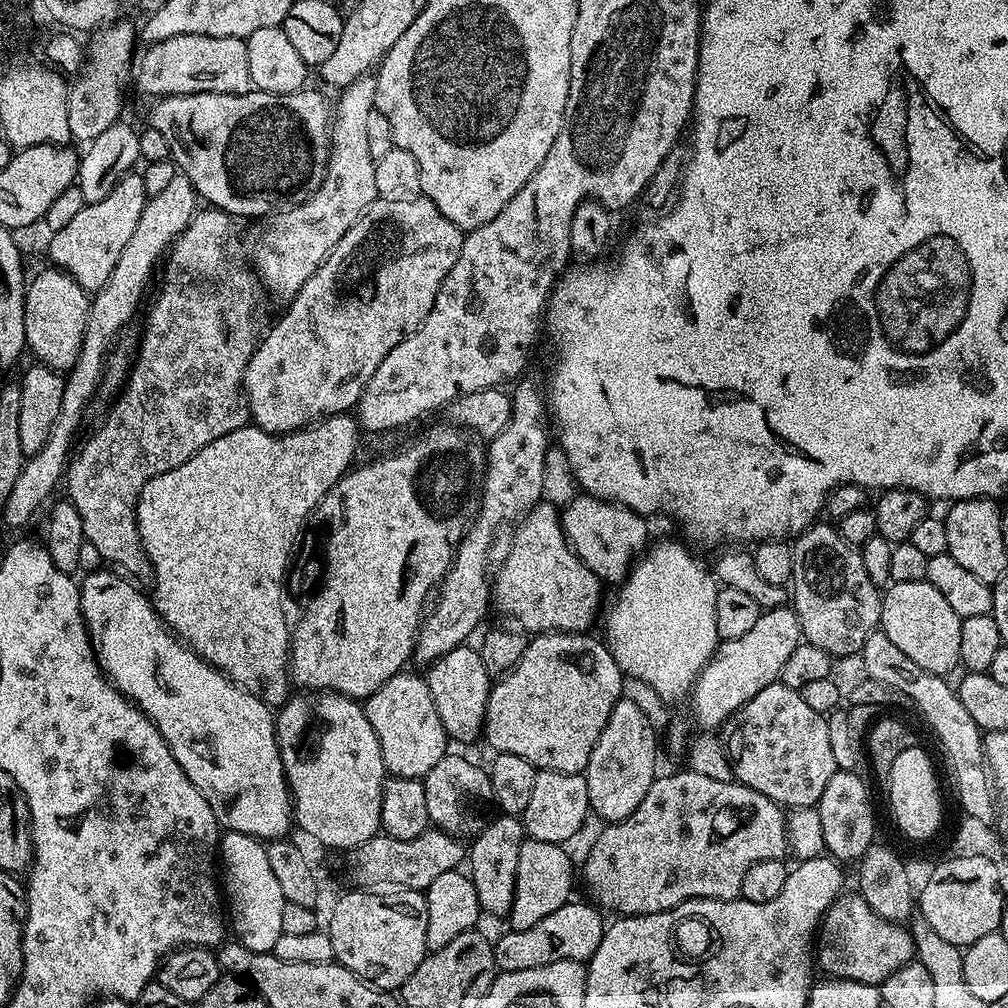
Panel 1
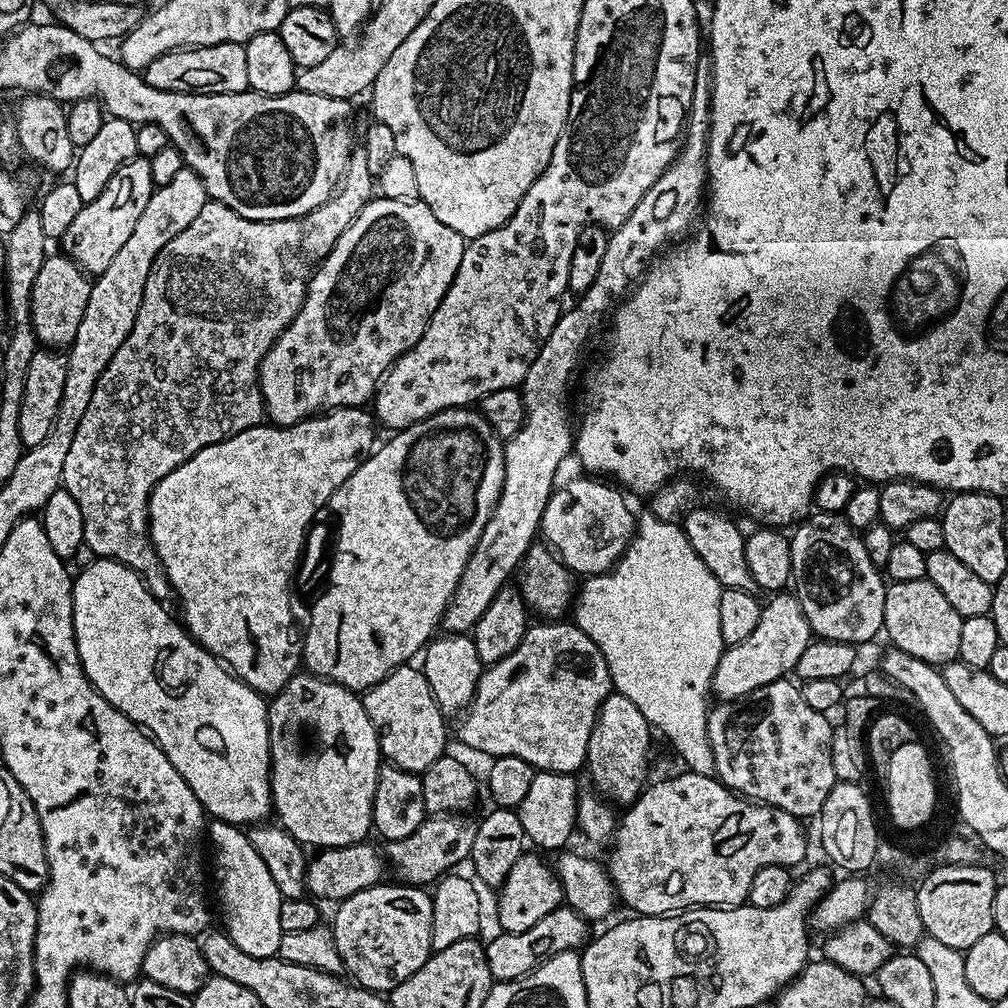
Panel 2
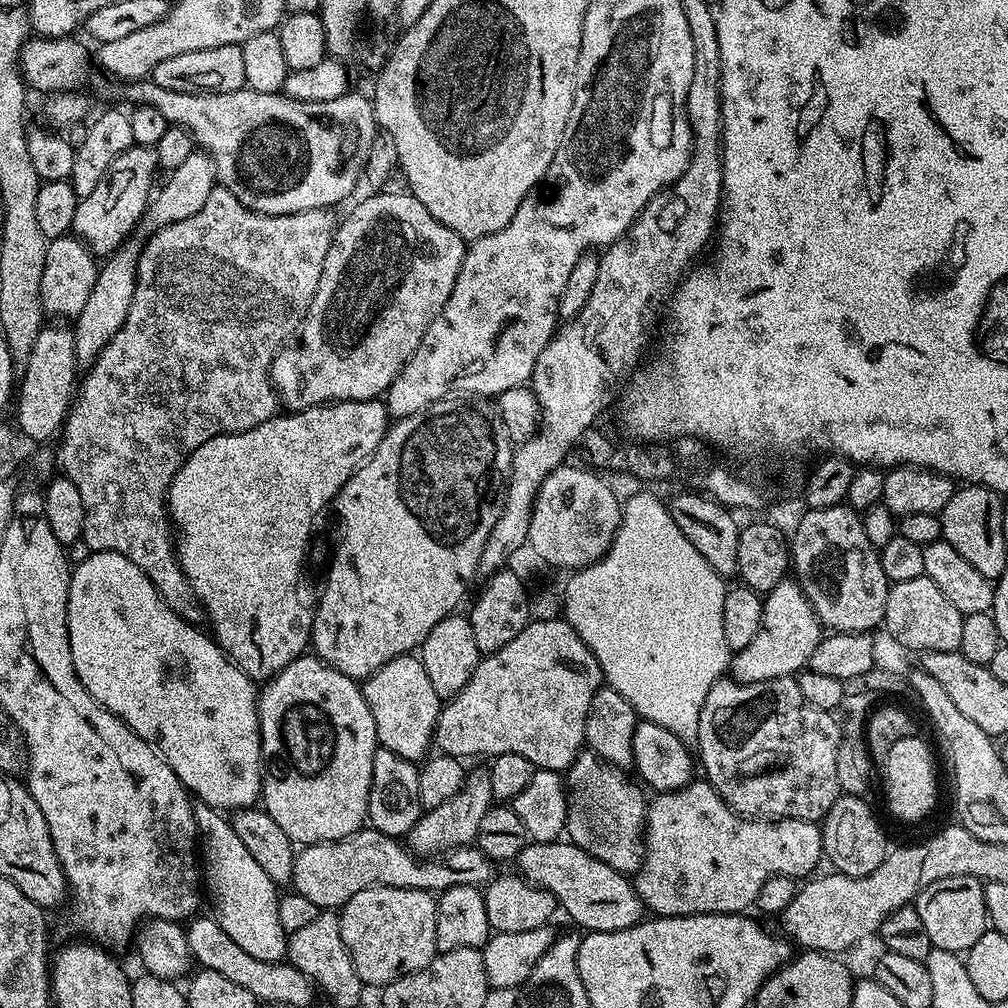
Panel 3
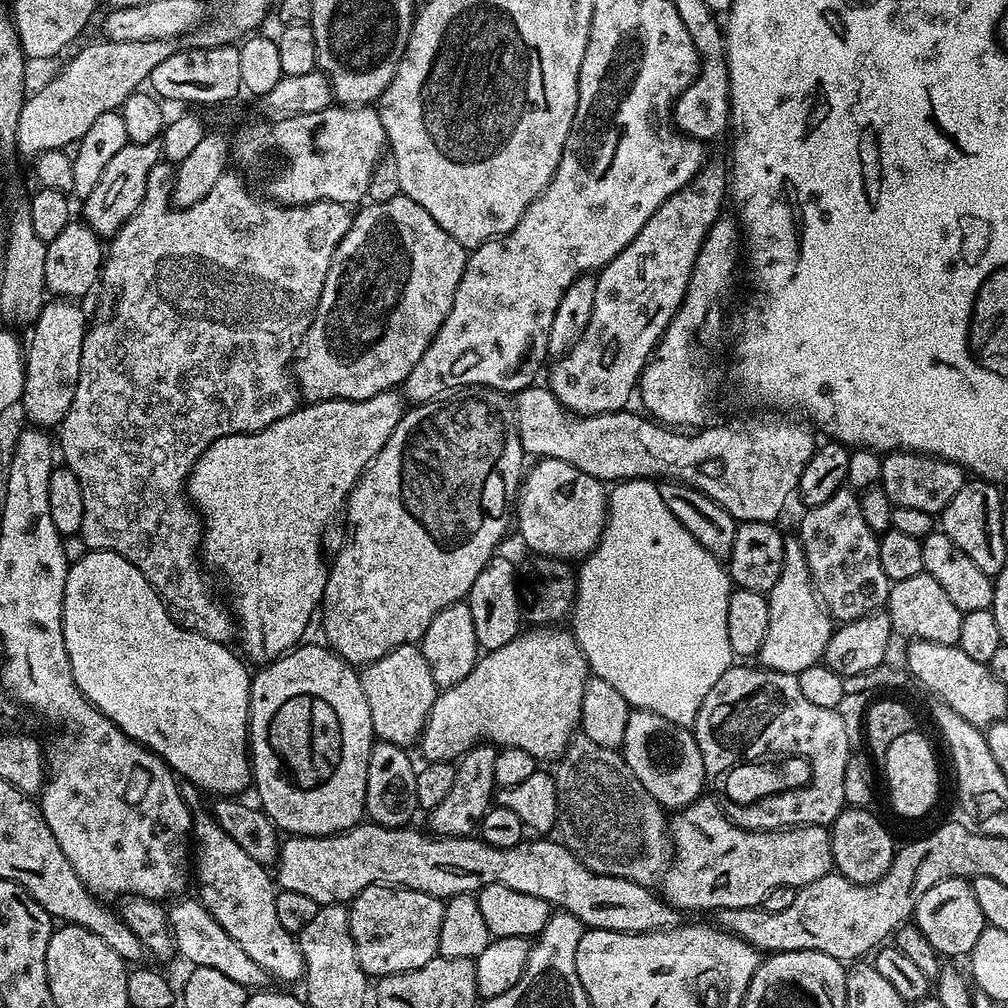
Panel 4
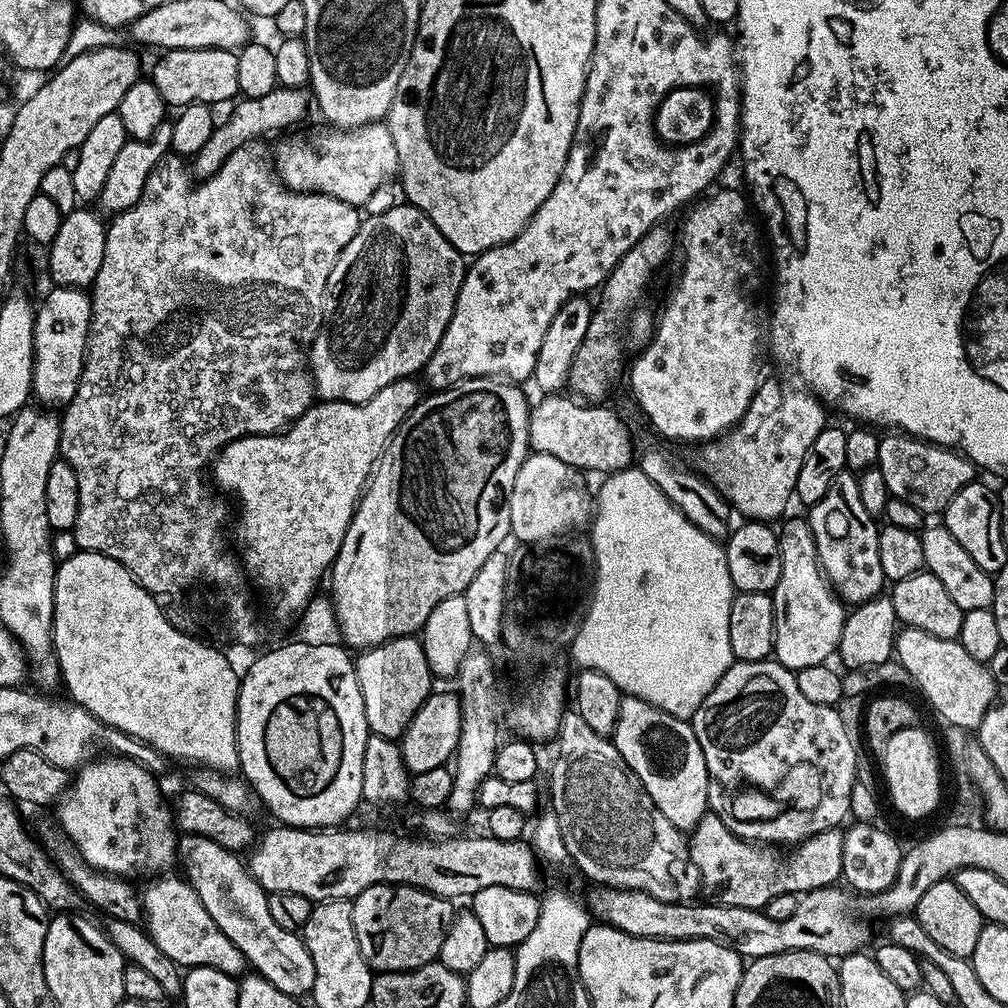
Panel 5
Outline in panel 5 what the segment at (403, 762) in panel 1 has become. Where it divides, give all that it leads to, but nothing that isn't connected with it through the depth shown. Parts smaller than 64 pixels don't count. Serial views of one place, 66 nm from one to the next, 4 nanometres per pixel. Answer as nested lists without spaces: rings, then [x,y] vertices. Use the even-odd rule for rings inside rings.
[[[399,636],[385,644],[363,649],[355,662],[369,733],[399,741],[414,714],[418,714],[434,691],[434,677],[426,662],[423,643],[416,636]]]

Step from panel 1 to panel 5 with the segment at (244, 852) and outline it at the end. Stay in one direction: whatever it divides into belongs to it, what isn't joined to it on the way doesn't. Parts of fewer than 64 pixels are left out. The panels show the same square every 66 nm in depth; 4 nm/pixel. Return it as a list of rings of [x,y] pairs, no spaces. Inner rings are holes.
[[[184,834],[178,840],[178,864],[184,867],[183,875],[192,889],[202,898],[202,906],[210,913],[210,918],[218,922],[222,934],[242,950],[245,961],[252,964],[259,975],[265,976],[270,983],[278,986],[282,994],[290,994],[297,998],[309,995],[314,986],[314,958],[310,958],[310,950],[306,950],[303,939],[290,930],[282,930],[278,922],[270,914],[268,893],[252,896],[252,892],[244,892],[244,896],[232,896],[232,900],[224,900],[224,904],[212,904],[212,888],[256,888],[260,883],[248,871],[248,865],[237,853],[226,846],[220,846],[210,838],[202,838]]]

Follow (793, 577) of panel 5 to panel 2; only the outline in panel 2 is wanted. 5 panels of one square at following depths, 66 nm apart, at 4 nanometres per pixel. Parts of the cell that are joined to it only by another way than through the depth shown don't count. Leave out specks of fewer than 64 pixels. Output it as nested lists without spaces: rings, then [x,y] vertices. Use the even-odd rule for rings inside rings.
[[[776,594],[769,600],[772,601],[761,607],[758,626],[754,626],[754,631],[742,642],[727,645],[720,656],[718,666],[714,670],[711,691],[715,695],[717,692],[721,701],[743,700],[745,696],[758,690],[758,686],[785,679],[795,669],[798,658],[802,658],[802,650],[806,650],[806,646],[811,644],[814,639],[812,628],[806,622],[806,618],[802,614],[802,606],[796,600],[795,595]]]

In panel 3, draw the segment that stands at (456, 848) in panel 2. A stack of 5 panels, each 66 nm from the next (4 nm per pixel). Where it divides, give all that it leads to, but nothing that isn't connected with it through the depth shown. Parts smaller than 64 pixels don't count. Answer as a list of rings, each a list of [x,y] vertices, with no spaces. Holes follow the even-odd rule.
[[[481,766],[473,772],[471,769],[464,777],[464,787],[454,798],[448,798],[446,802],[442,802],[442,806],[425,811],[418,818],[418,822],[414,822],[406,837],[407,847],[421,858],[431,858],[441,852],[475,845],[478,826],[482,826],[482,818],[486,818],[492,807],[494,801],[487,767]]]

